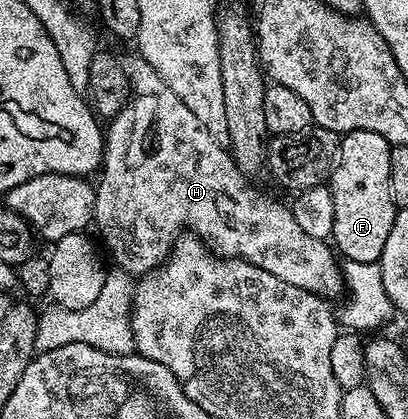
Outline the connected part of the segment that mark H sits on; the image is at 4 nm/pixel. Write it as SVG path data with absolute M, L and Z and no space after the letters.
M144 65L144 66L142 66L142 67L143 67L143 68L142 68L142 69L141 69L141 71L136 71L136 72L135 72L135 71L134 71L134 70L133 70L133 71L132 71L132 72L131 72L131 75L130 75L130 91L131 91L131 94L132 94L132 96L131 96L131 98L129 98L129 101L128 101L128 104L126 104L126 106L124 106L124 108L123 108L123 109L122 109L122 110L121 110L121 111L118 111L118 112L116 112L116 114L115 114L115 115L113 115L113 116L111 116L111 119L110 119L110 122L109 122L109 123L112 123L112 124L110 124L110 125L109 125L109 127L108 127L108 124L107 124L107 127L106 127L106 142L105 142L105 144L104 144L104 162L103 162L103 164L102 164L102 170L101 170L101 171L100 171L100 172L99 172L99 175L98 175L98 178L100 178L100 183L99 183L99 182L97 182L97 183L96 183L96 184L95 184L95 188L96 188L96 200L95 200L95 201L94 201L94 227L97 227L97 229L98 229L98 230L100 230L100 235L101 235L101 236L100 236L100 235L99 235L99 238L100 238L100 239L101 239L101 240L102 240L102 243L103 243L103 239L102 239L102 238L104 238L104 243L105 243L105 244L104 244L104 243L103 243L103 246L104 246L104 247L105 247L105 248L106 248L106 251L107 251L107 247L106 247L106 246L108 246L108 251L109 251L109 252L108 252L108 251L107 251L107 254L108 254L108 255L109 255L109 256L110 256L110 259L111 259L111 255L110 255L110 254L112 254L112 259L113 259L113 261L114 261L114 262L116 262L116 263L113 263L113 264L115 264L115 266L116 266L116 267L117 267L117 268L120 268L120 269L121 269L121 270L123 270L123 271L126 271L126 272L128 272L128 274L129 274L129 275L131 275L131 276L133 276L133 277L139 277L139 276L142 276L142 275L146 275L146 274L148 274L148 272L150 272L150 271L153 271L153 270L154 270L154 268L156 268L156 267L159 267L159 266L160 266L160 264L161 264L161 263L163 263L163 262L164 262L164 260L165 260L165 259L167 259L167 257L168 257L168 255L169 255L169 253L170 253L170 252L171 252L171 251L172 251L172 244L173 244L173 243L175 243L175 242L176 242L176 240L177 240L177 238L178 238L178 236L179 236L179 235L180 235L180 234L181 234L181 232L183 232L183 231L184 231L184 230L185 230L185 227L184 227L184 223L189 223L189 225L190 225L190 226L192 226L192 227L197 227L197 229L196 229L196 228L192 228L192 229L195 229L195 230L196 230L196 231L197 231L197 232L199 232L199 234L200 234L200 235L201 235L201 236L203 236L203 238L204 238L204 239L205 239L205 240L208 240L208 241L211 241L211 242L212 242L212 243L213 243L213 244L215 244L215 246L216 246L216 247L217 247L217 248L220 248L220 247L225 247L225 249L226 249L226 250L228 250L228 251L225 251L225 252L227 252L227 254L228 254L228 255L229 255L229 256L232 256L232 257L239 257L239 258L241 258L241 259L245 259L245 260L247 260L247 262L248 262L248 263L253 263L253 264L254 264L254 265L258 265L258 266L259 266L259 267L265 267L265 269L267 269L267 271L269 271L269 272L270 272L270 273L274 273L274 277L278 277L278 278L279 278L279 279L281 279L281 280L282 280L282 281L286 281L286 282L287 282L287 283L289 283L289 284L290 284L290 285L294 285L294 286L295 286L295 287L297 287L297 288L298 288L298 289L302 289L302 290L303 290L303 291L309 291L309 292L310 292L310 293L314 293L314 294L315 294L315 295L319 295L319 296L321 296L321 297L323 297L323 298L324 298L324 299L325 299L325 300L328 300L328 301L332 301L332 298L334 298L334 297L335 297L335 295L336 295L336 294L338 294L338 293L339 293L339 291L340 291L340 290L341 290L341 291L342 291L342 292L343 292L343 291L344 291L344 290L345 290L345 287L346 287L346 284L345 284L345 276L344 276L344 273L343 273L343 270L342 270L342 263L341 263L341 260L340 260L340 259L339 259L339 258L338 258L338 255L337 255L337 252L336 252L336 251L335 251L335 250L333 250L333 248L332 248L332 247L331 247L331 246L329 246L329 244L328 244L328 243L327 243L327 242L325 242L325 240L323 240L323 239L319 239L319 238L318 238L318 237L310 237L310 233L306 233L306 229L302 229L302 225L298 225L298 221L294 221L294 217L293 217L293 216L292 216L292 209L291 209L291 206L289 206L289 204L288 204L288 203L287 203L287 202L286 202L286 203L285 203L285 204L284 204L284 203L279 203L279 201L278 201L278 200L276 200L276 199L275 199L275 197L274 197L274 196L272 196L272 195L267 195L267 193L266 193L266 192L264 192L264 191L259 191L259 189L258 189L258 188L256 188L256 187L255 187L255 185L254 185L254 184L252 184L252 183L255 183L255 182L253 182L253 180L252 180L252 179L251 179L251 178L249 178L249 176L246 176L246 175L244 175L244 173L243 173L243 171L242 171L242 169L240 169L240 168L239 168L239 165L237 165L237 164L236 164L236 161L235 161L235 159L233 159L233 157L232 157L232 153L231 153L231 150L229 150L229 148L228 148L228 147L227 147L227 146L225 146L225 144L224 144L224 143L223 143L223 142L221 142L221 140L220 140L220 139L219 139L219 138L217 138L217 136L215 136L215 135L212 135L212 134L210 134L210 132L208 132L208 131L207 131L207 130L206 130L206 128L205 128L205 127L204 127L204 126L203 126L203 125L202 125L202 121L198 121L198 117L194 117L194 113L190 113L190 109L186 109L186 101L182 101L182 97L178 97L178 93L174 93L174 89L170 89L170 88L169 88L169 87L168 87L168 82L166 82L166 80L164 80L164 79L163 79L163 77L161 77L161 75L159 75L159 74L158 74L158 72L156 72L156 70L155 70L155 68L153 68L153 67L151 67L151 66L149 66L149 65Z

